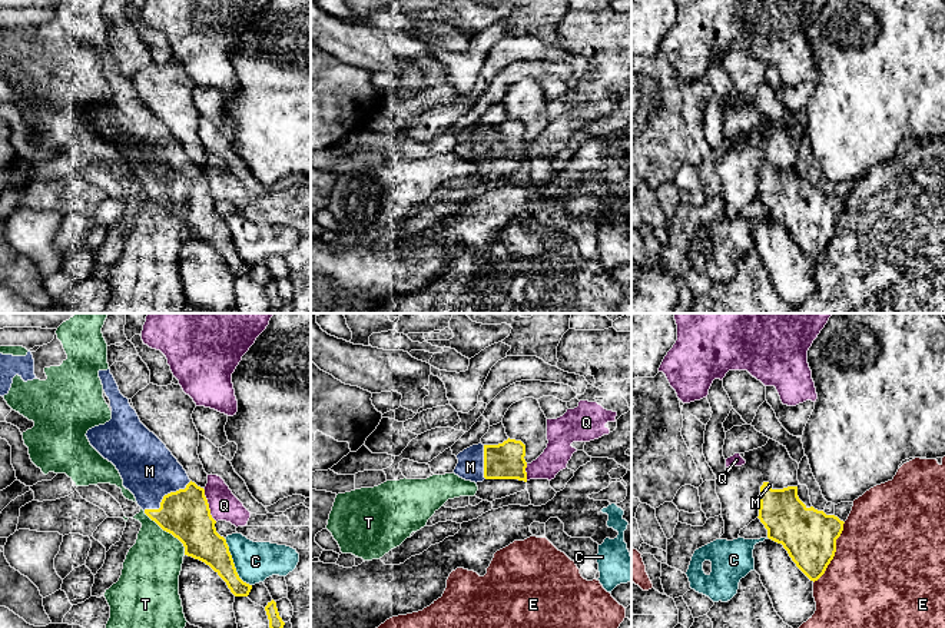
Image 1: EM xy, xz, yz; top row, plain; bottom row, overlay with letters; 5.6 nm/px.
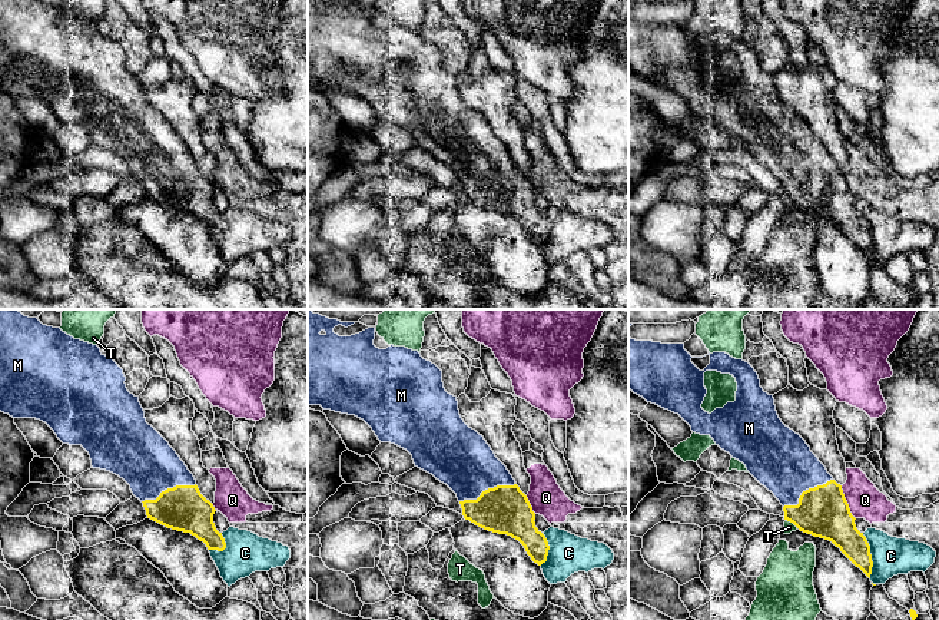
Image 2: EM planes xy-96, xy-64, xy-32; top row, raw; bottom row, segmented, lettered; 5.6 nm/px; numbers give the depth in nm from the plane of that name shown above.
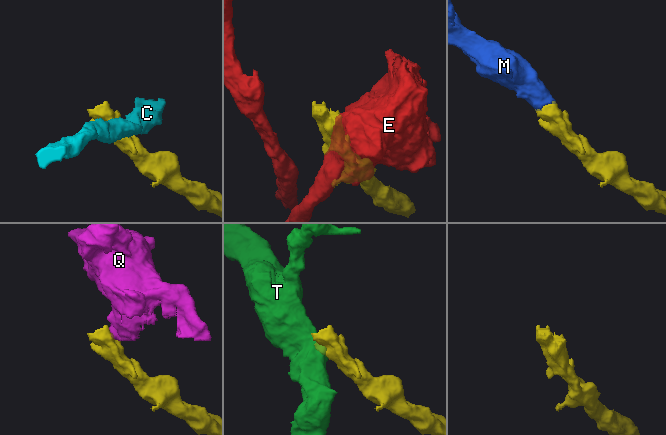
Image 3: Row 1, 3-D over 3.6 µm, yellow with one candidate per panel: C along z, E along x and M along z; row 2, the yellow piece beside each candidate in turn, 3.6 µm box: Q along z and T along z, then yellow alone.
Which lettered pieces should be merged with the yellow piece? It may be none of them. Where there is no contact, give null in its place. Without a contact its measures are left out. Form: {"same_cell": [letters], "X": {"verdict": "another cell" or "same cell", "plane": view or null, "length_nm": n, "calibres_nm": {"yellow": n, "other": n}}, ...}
{"same_cell": ["M"], "C": {"verdict": "another cell", "plane": "xy", "length_nm": 320, "calibres_nm": {"yellow": 200, "other": 220}}, "E": {"verdict": "another cell", "plane": "yz", "length_nm": 380, "calibres_nm": {"yellow": 300, "other": 500}}, "M": {"verdict": "same cell", "plane": "xy", "length_nm": 320, "calibres_nm": {"yellow": 280, "other": 320}}, "Q": {"verdict": "another cell", "plane": "xy", "length_nm": 200, "calibres_nm": {"yellow": 280, "other": 170}}, "T": {"verdict": "another cell", "plane": "xy", "length_nm": 340, "calibres_nm": {"yellow": 280, "other": 320}}}

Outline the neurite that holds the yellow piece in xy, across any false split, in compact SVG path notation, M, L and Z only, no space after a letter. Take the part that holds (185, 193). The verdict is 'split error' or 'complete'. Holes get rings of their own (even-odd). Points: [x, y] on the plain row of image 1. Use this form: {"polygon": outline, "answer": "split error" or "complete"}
{"polygon": "M110 49L99 50L99 57L110 80L112 99L87 110L90 124L116 146L123 166L135 175L145 193L183 223L185 235L209 245L235 276L248 276L252 265L239 257L226 219L216 212L205 169L189 159L166 124L140 102L129 79L120 73Z", "answer": "split error"}

